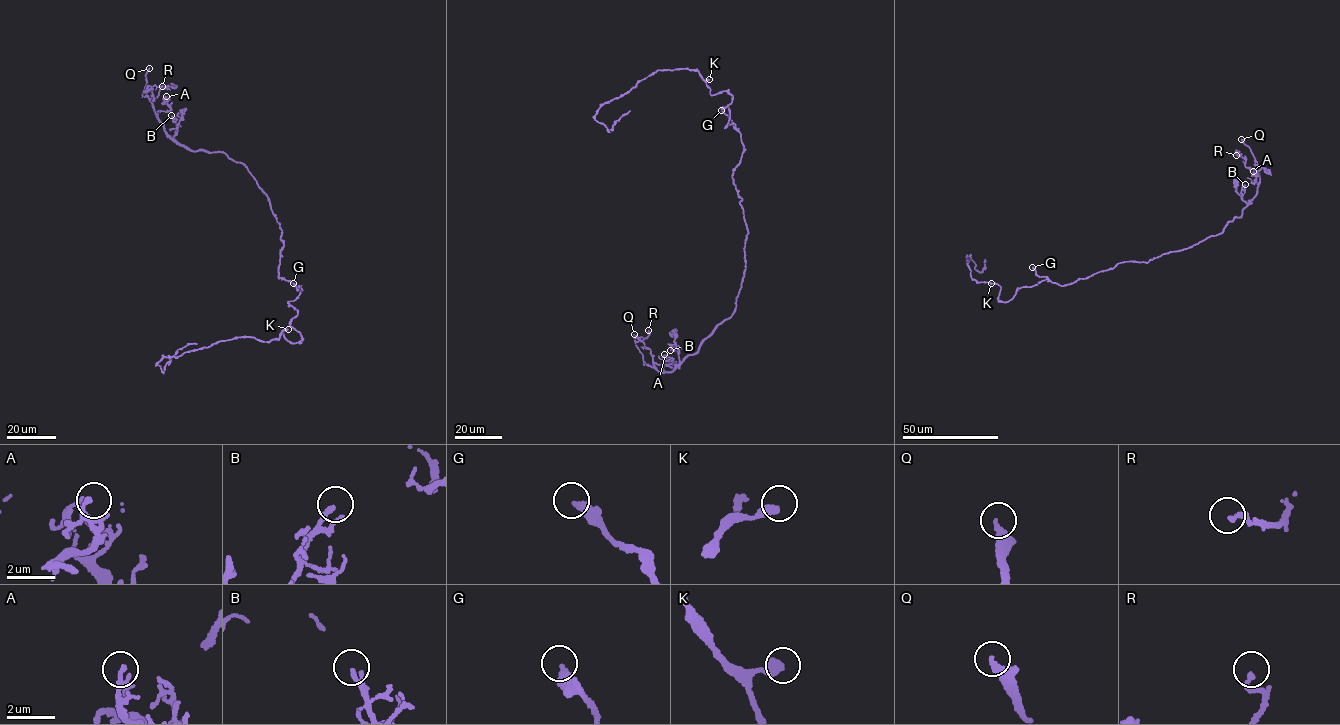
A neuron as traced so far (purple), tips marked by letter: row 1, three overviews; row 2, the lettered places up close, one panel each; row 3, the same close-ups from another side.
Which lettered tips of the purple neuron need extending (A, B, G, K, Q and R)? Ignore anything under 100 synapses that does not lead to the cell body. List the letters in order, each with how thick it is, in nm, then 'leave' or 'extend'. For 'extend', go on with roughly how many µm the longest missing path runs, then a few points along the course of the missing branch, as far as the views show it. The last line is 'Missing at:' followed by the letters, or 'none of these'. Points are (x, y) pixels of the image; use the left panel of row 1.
A: 100 nm | leave
B: 180 nm | leave
G: 400 nm | extend | 120 µm | (293, 283), (256, 226), (248, 163), (233, 125), (244, 104), (213, 82)
K: 400 nm | leave
Q: 260 nm | extend | 6 µm
R: 220 nm | leave
Missing at: G, Q

